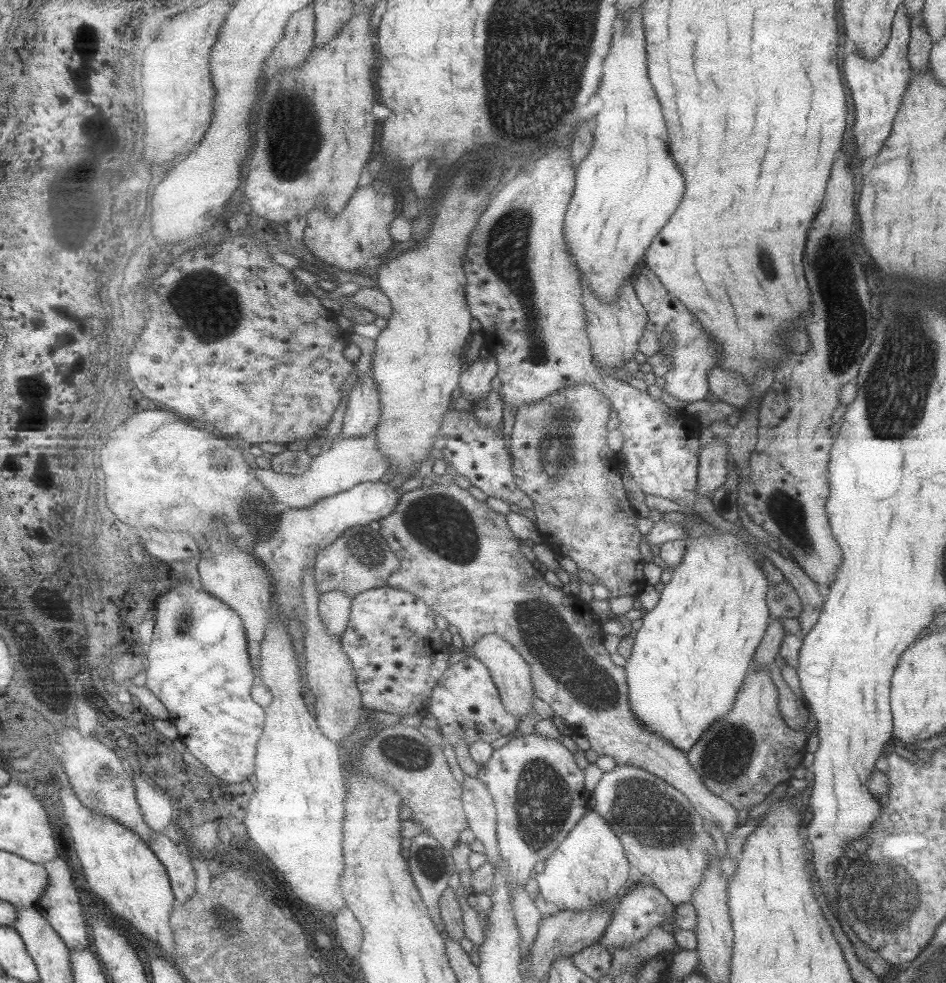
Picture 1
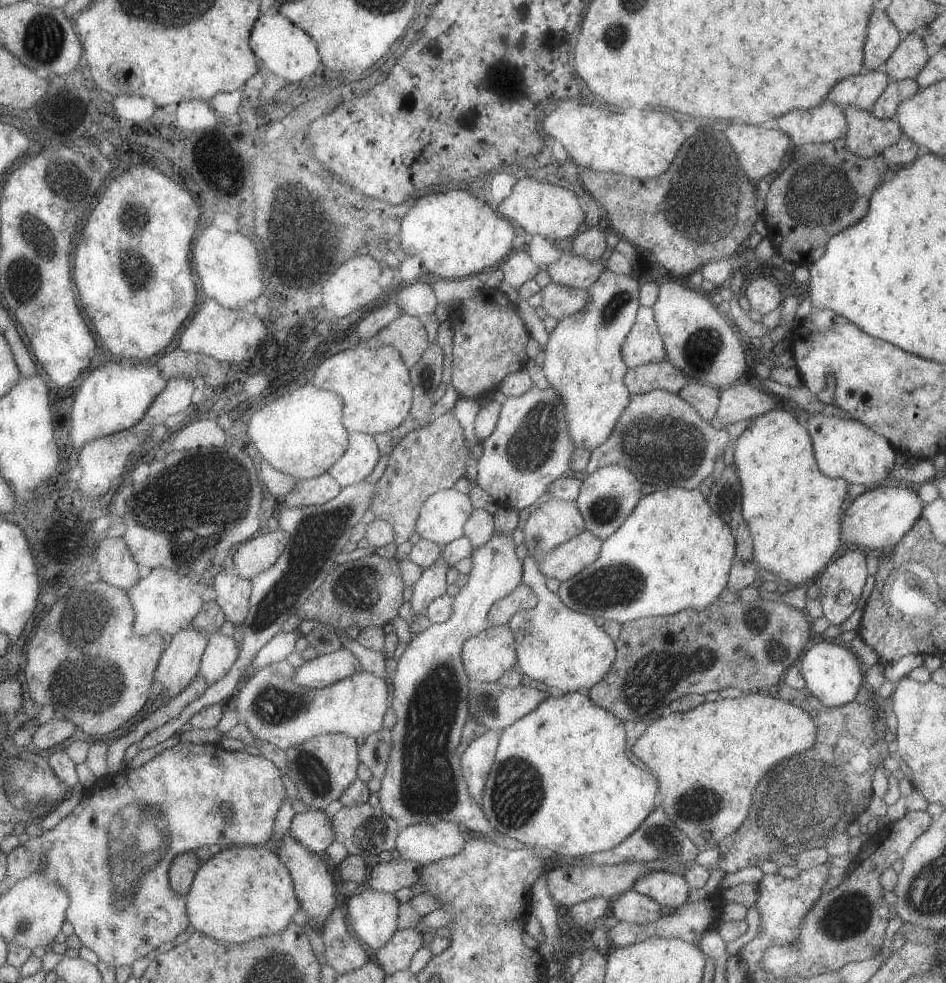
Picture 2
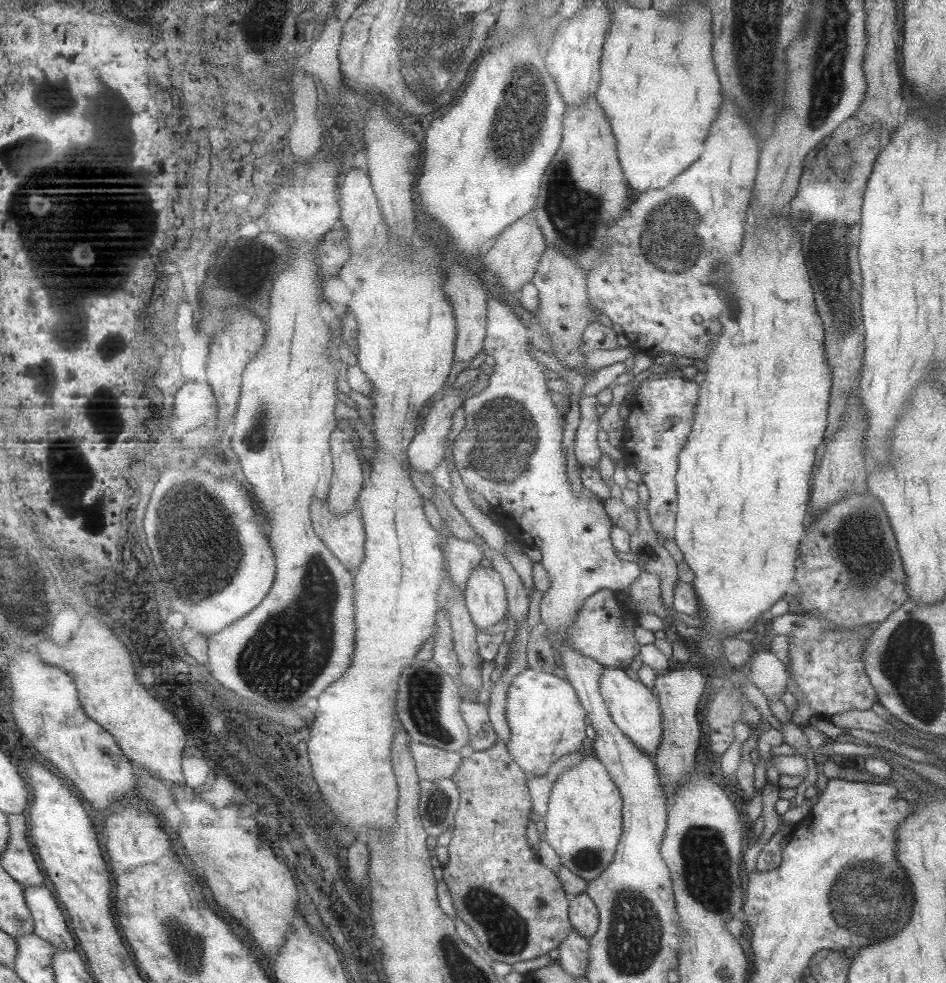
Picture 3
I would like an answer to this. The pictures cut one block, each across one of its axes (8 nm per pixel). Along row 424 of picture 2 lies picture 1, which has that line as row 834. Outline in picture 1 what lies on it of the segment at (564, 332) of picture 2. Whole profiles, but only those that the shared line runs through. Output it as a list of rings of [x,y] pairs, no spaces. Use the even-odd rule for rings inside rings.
[[[590,810],[576,828],[569,832],[552,857],[545,861],[544,869],[535,875],[535,879],[545,900],[555,904],[561,911],[592,910],[618,898],[621,889],[629,884],[629,866],[615,831],[604,818]]]

